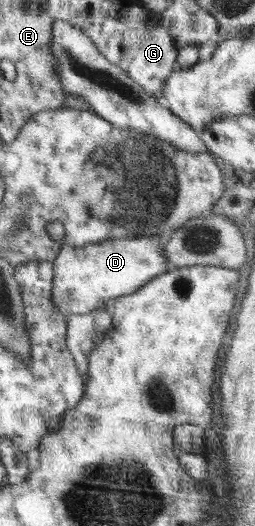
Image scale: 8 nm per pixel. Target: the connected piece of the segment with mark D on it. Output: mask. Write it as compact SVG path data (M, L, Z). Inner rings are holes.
M160 236L113 238L103 243L89 243L84 247L61 247L52 261L54 276L50 298L53 307L66 318L70 315L85 315L100 307L110 306L117 297L131 295L149 280L165 273L172 267L162 245L159 245Z

